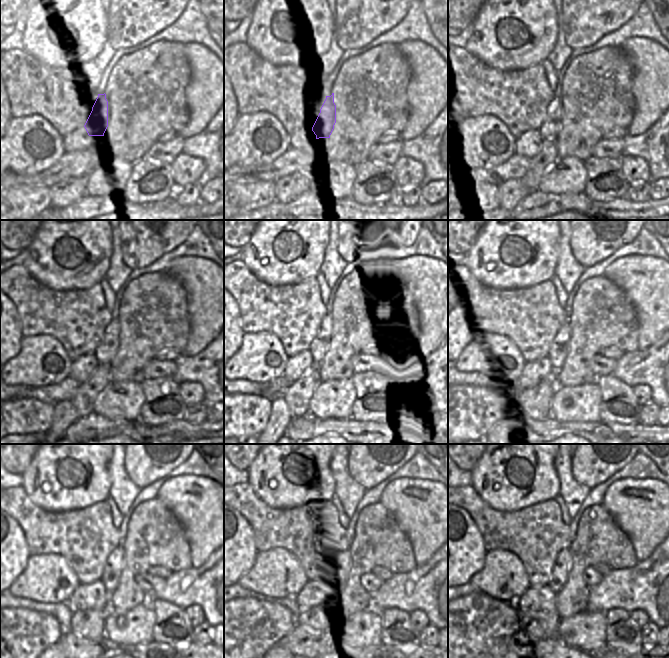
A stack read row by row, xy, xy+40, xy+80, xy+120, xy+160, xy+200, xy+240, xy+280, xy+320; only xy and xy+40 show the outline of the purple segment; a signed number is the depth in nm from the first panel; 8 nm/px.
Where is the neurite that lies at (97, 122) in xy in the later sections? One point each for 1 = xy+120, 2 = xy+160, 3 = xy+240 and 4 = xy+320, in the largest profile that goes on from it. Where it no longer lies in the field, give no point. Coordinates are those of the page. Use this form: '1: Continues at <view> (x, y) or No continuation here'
1: Continues at xy+120 (106, 350)
2: Continues at xy+160 (341, 302)
3: Continues at xy+240 (111, 573)
4: Continues at xy+320 (561, 567).

